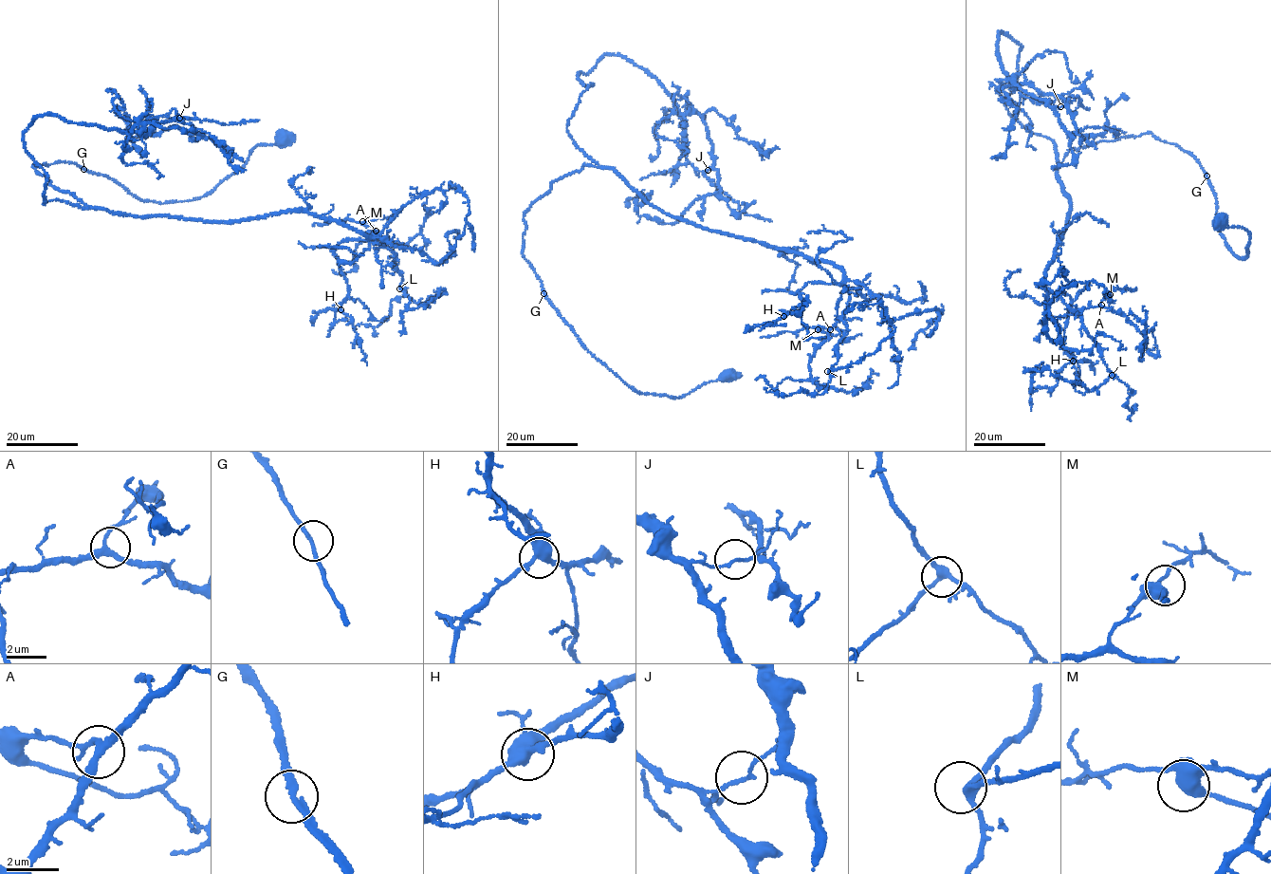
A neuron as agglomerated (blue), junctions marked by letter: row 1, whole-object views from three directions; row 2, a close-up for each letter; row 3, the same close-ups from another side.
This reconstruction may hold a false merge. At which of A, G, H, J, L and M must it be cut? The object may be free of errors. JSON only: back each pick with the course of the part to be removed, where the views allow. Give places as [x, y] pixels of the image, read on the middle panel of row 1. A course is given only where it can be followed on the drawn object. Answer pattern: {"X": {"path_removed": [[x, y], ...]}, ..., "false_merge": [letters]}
{"J": {"path_removed": [[709, 170], [696, 170], [682, 150], [686, 95], [676, 94], [672, 112], [656, 132], [687, 149], [678, 158]]}, "false_merge": ["J"]}

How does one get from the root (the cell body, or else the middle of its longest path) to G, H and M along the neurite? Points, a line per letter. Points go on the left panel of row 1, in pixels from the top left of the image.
G: (283, 137), (276, 143), (257, 145), (238, 171), (192, 199), (142, 200), (83, 169)
H: (283, 137), (174, 202), (74, 163), (32, 166), (120, 214), (343, 222), (368, 238), (335, 250), (340, 309)
M: (283, 137), (174, 202), (74, 163), (32, 166), (131, 216), (301, 212), (384, 243), (362, 221)

